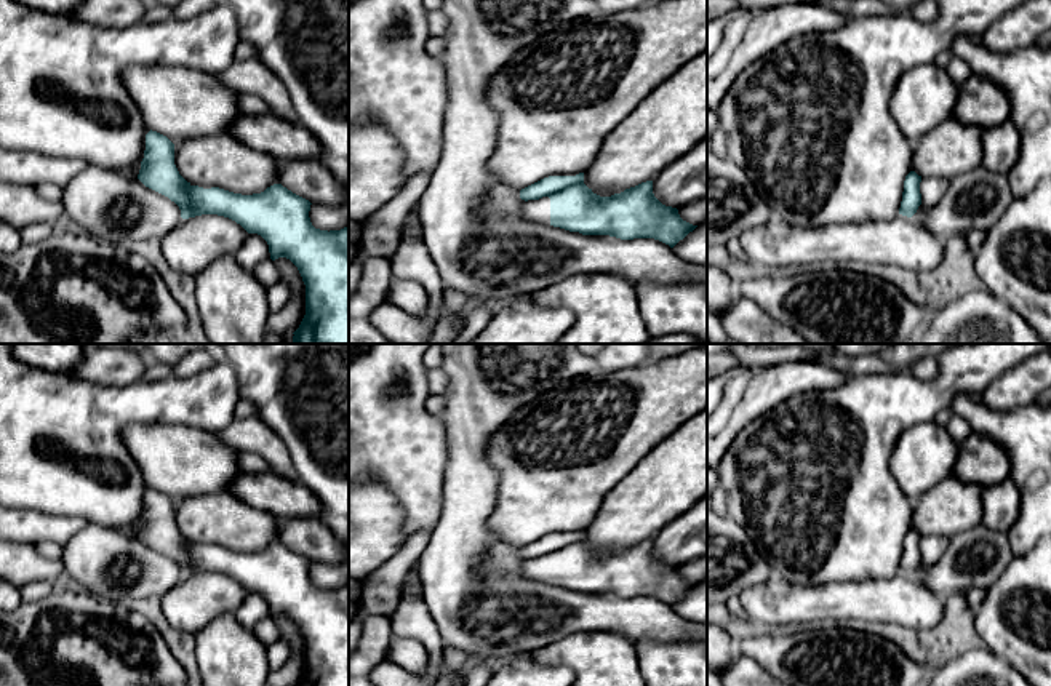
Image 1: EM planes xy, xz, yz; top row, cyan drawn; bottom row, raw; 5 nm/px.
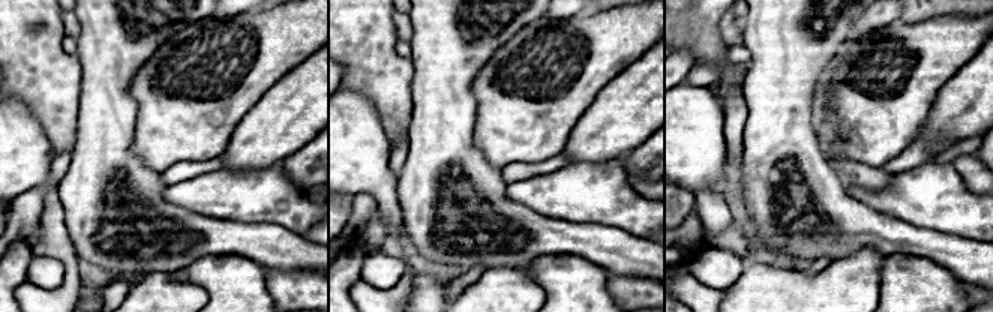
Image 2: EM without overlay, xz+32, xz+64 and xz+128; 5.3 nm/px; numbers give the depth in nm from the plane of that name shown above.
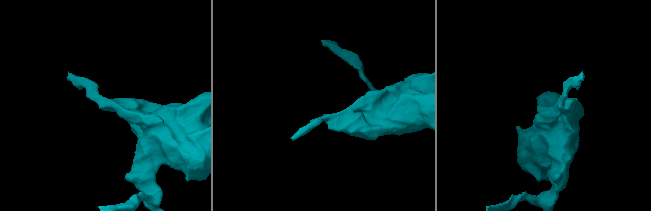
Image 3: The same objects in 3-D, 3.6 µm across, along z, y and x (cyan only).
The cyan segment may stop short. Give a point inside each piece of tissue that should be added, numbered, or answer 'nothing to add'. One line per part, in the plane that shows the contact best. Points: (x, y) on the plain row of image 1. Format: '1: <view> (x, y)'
1: xz (533, 568)

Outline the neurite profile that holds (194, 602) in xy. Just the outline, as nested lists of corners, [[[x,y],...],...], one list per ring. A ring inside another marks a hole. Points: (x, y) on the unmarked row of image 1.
[[[202,572],[182,577],[160,601],[173,627],[195,635],[218,616],[237,612],[246,596],[248,590],[235,579]]]

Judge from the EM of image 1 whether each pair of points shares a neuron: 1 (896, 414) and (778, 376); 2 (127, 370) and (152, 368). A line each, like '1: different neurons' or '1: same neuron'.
1: different neurons
2: different neurons

